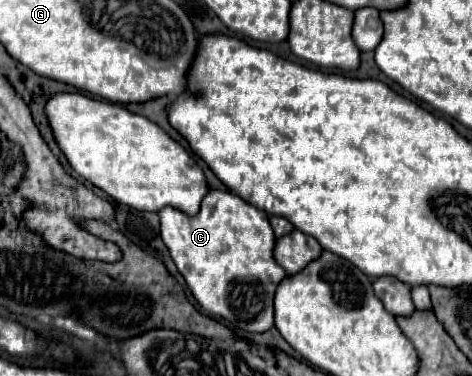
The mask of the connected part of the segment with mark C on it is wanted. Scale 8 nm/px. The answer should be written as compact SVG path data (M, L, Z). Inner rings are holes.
M209 189L197 215L187 215L173 207L163 207L157 215L161 221L163 243L167 245L179 273L185 277L193 297L209 315L223 317L237 329L251 333L263 333L273 327L273 295L279 281L287 277L287 271L273 259L275 235L265 211L249 205L231 191Z

